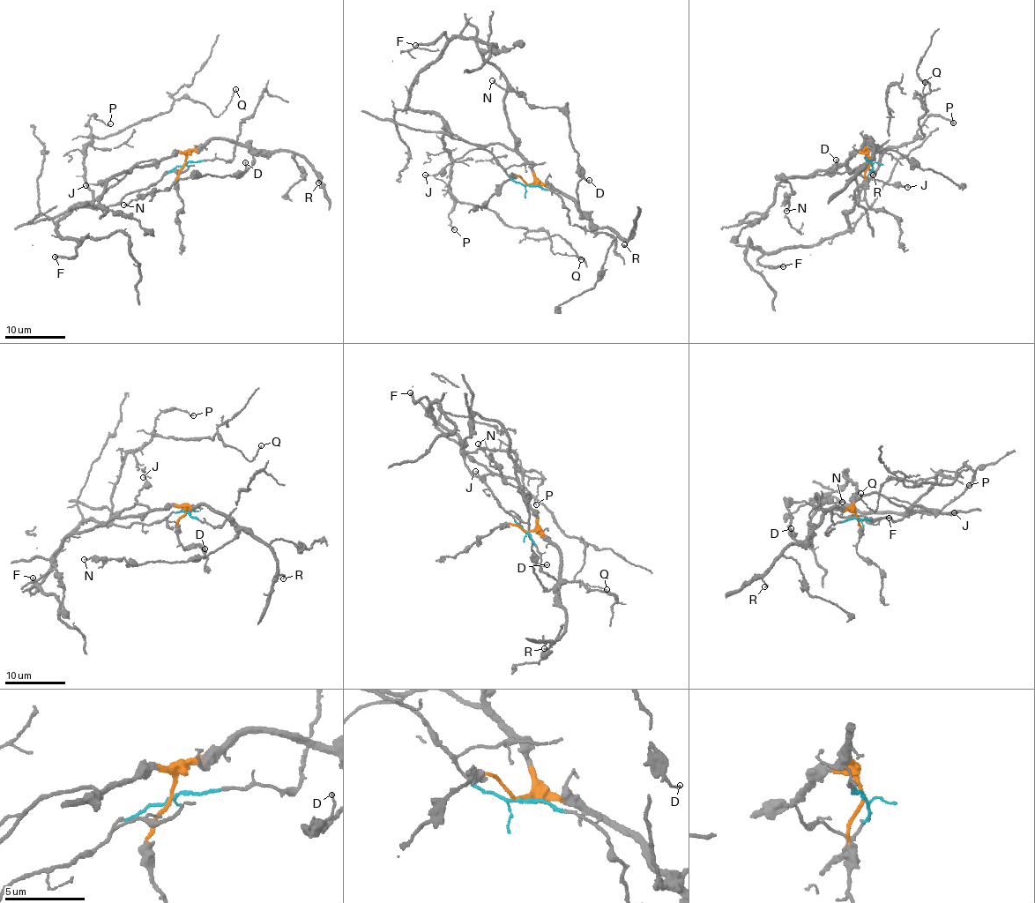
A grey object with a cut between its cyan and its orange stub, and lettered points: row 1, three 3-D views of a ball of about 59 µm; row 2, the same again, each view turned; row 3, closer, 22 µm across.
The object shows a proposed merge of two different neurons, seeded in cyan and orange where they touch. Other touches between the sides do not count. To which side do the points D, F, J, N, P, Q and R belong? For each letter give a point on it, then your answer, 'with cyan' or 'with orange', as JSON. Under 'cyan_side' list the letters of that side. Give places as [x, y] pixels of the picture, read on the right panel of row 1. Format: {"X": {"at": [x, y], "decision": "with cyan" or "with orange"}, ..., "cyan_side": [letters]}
{"D": {"at": [836, 160], "decision": "with orange"}, "F": {"at": [783, 266], "decision": "with cyan"}, "J": {"at": [907, 187], "decision": "with orange"}, "N": {"at": [786, 211], "decision": "with orange"}, "P": {"at": [953, 123], "decision": "with cyan"}, "Q": {"at": [925, 82], "decision": "with cyan"}, "R": {"at": [873, 175], "decision": "with orange"}, "cyan_side": ["F", "P", "Q"]}

